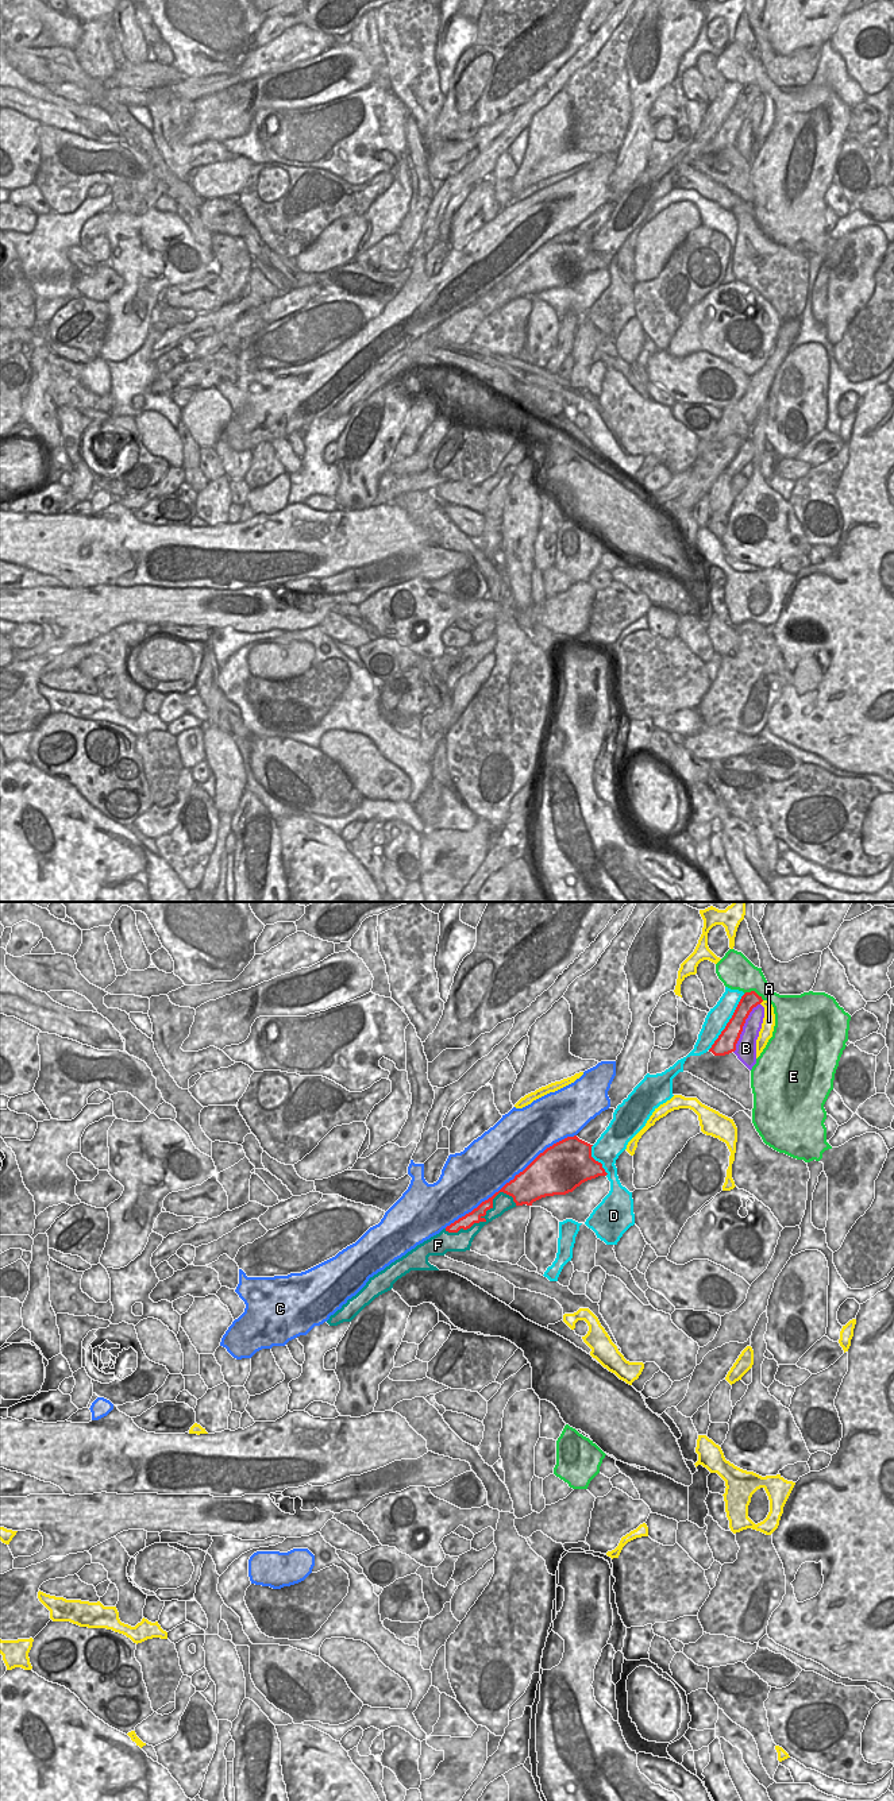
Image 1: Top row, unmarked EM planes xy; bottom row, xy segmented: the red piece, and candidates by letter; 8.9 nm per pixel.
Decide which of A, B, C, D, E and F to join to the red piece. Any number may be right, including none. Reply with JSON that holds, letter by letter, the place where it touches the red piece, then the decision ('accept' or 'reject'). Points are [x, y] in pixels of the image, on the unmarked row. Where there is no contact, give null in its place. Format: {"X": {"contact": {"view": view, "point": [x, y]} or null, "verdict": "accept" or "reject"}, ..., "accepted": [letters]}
{"A": {"contact": {"view": "xy", "point": [760, 95]}, "verdict": "reject"}, "B": {"contact": {"view": "xy", "point": [742, 120]}, "verdict": "reject"}, "C": {"contact": {"view": "xy", "point": [511, 273]}, "verdict": "reject"}, "D": {"contact": {"view": "xy", "point": [728, 115]}, "verdict": "reject"}, "E": {"contact": {"view": "xy", "point": [754, 84]}, "verdict": "reject"}, "F": {"contact": {"view": "xy", "point": [484, 311]}, "verdict": "reject"}, "accepted": []}

